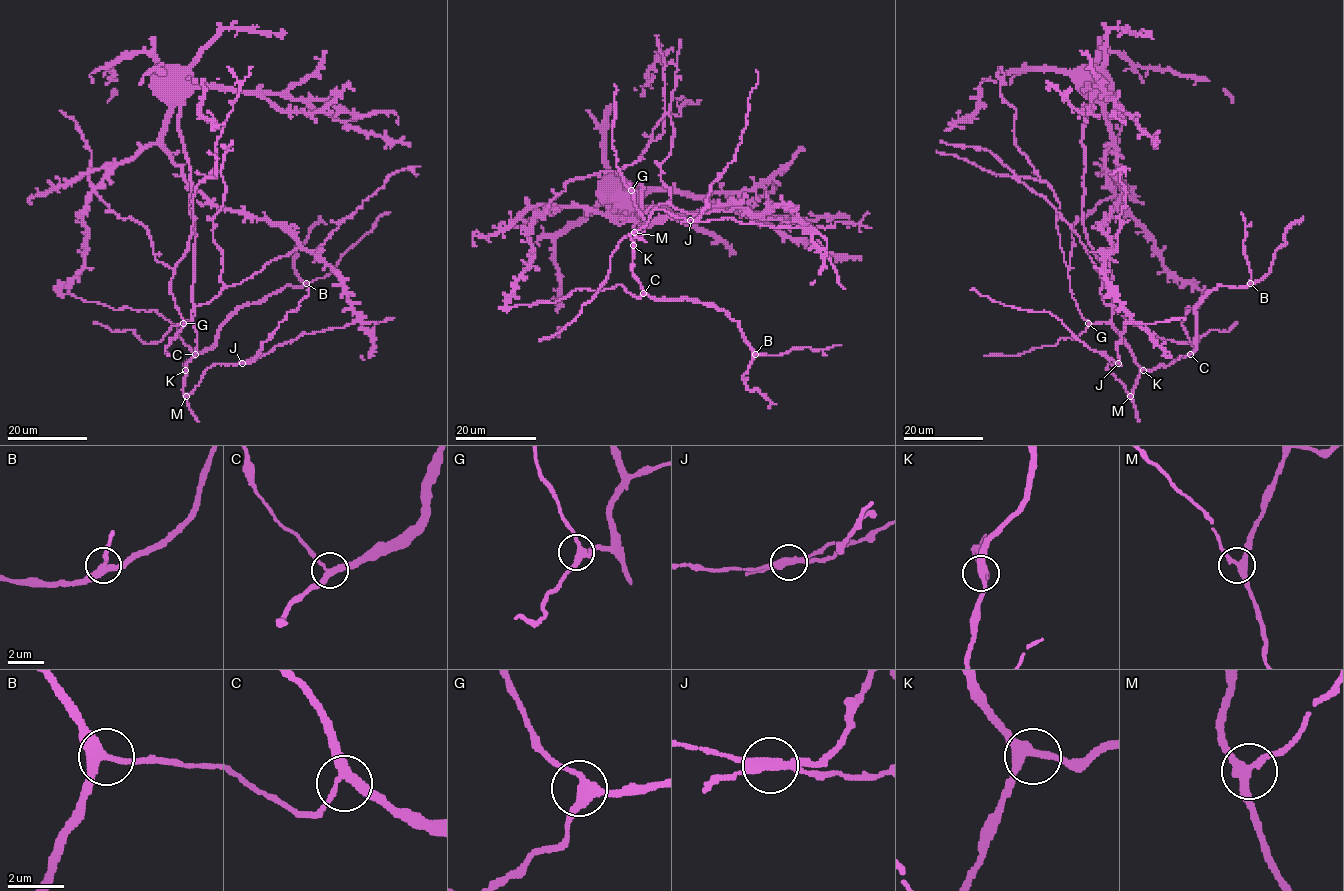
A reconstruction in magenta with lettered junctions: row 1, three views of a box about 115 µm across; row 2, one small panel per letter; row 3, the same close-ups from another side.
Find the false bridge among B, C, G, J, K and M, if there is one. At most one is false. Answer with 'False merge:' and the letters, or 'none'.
False merge: J

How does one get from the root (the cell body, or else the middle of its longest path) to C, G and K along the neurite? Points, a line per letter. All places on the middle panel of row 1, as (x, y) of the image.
C: (609, 197), (603, 187), (642, 185), (644, 231), (634, 240), (632, 273), (643, 293)
G: (609, 197), (603, 187), (620, 187), (626, 191), (629, 184), (633, 187), (641, 184), (641, 215), (631, 190)
K: (609, 197), (603, 187), (626, 191), (629, 184), (642, 185), (639, 214), (644, 218), (644, 231), (633, 245)

